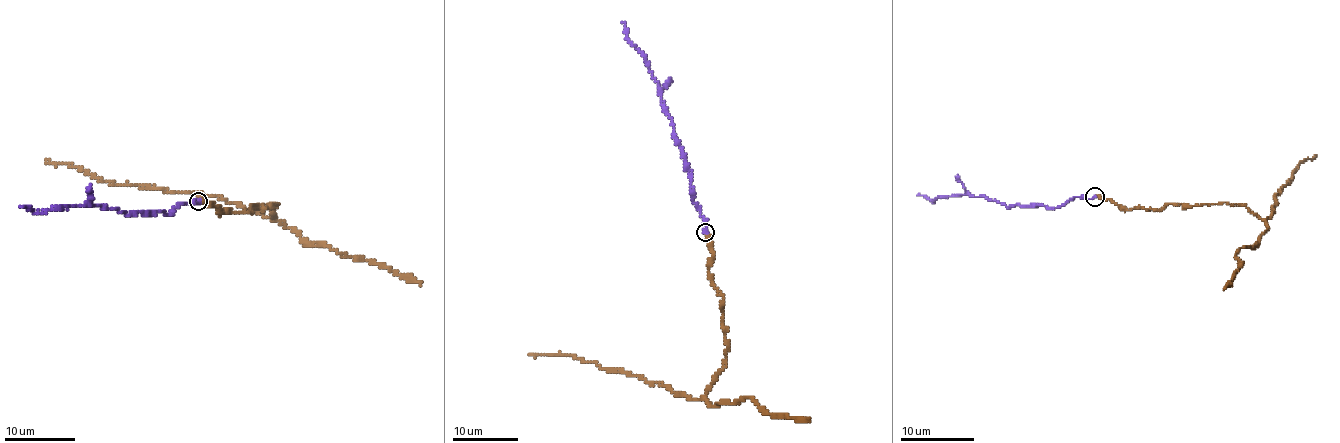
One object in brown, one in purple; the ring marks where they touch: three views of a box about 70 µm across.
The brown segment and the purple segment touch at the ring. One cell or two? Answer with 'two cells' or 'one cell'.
one cell

